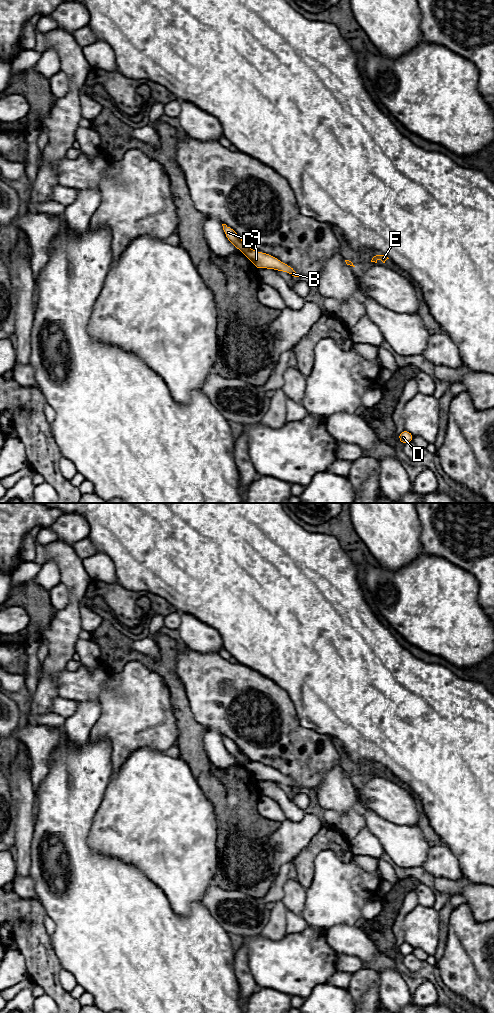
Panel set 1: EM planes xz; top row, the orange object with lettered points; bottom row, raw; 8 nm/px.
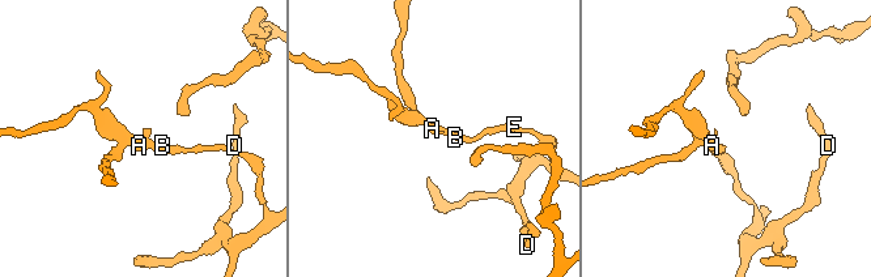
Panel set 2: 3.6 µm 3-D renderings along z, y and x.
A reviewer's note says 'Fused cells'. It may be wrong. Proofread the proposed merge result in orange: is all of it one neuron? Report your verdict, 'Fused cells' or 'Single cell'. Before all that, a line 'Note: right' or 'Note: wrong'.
Note: right
Fused cells

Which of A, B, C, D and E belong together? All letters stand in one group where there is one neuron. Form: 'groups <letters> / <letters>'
groups A B D E / C

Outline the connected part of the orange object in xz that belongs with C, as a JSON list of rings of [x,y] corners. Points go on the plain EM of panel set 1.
[[[222,736],[224,745],[231,756],[233,756],[238,762],[240,762],[243,766],[247,763],[251,762],[250,759],[242,753],[239,747],[226,736]]]

